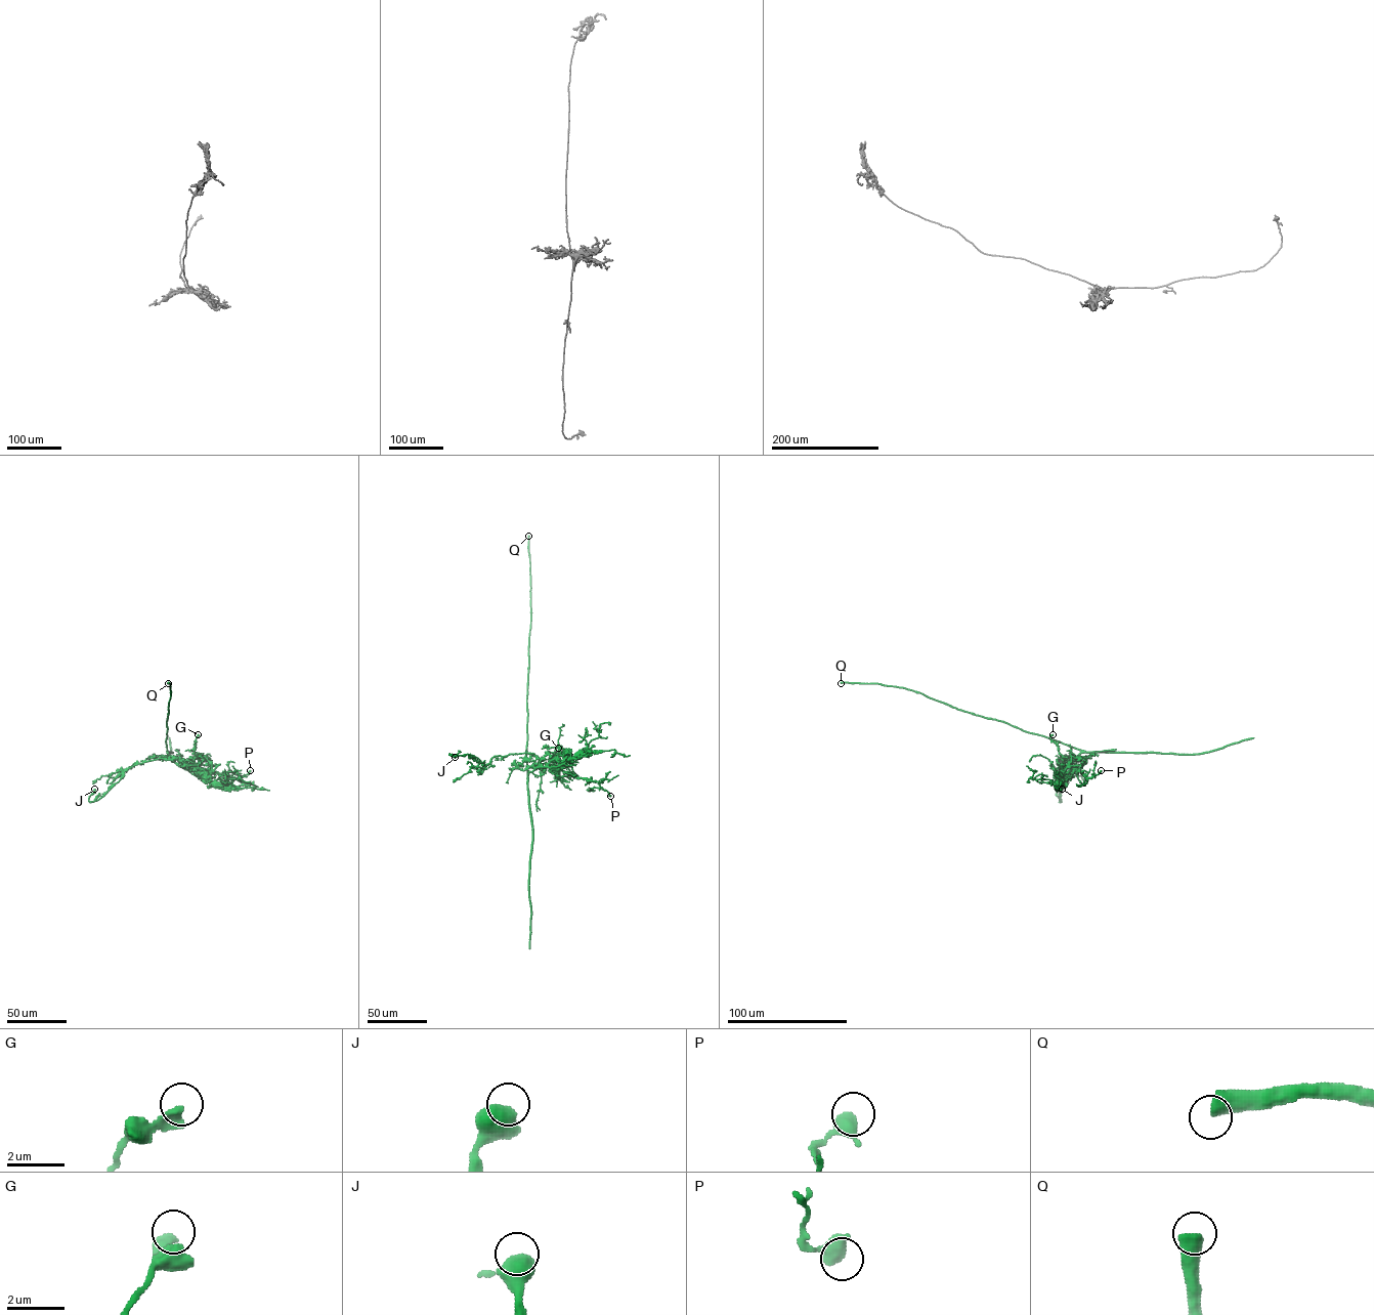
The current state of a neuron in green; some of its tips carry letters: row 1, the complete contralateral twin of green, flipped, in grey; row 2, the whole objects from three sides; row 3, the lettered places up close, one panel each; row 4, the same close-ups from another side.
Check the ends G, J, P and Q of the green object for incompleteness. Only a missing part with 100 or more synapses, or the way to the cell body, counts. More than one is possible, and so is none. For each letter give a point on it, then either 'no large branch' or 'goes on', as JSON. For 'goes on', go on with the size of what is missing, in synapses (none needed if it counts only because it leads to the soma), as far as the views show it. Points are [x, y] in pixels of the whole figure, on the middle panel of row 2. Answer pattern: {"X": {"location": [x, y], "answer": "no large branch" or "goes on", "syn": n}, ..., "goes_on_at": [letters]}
{"G": {"location": [558, 748], "answer": "no large branch"}, "J": {"location": [455, 757], "answer": "no large branch"}, "P": {"location": [610, 796], "answer": "no large branch"}, "Q": {"location": [528, 536], "answer": "goes on", "syn": 2500}, "goes_on_at": ["Q"]}

